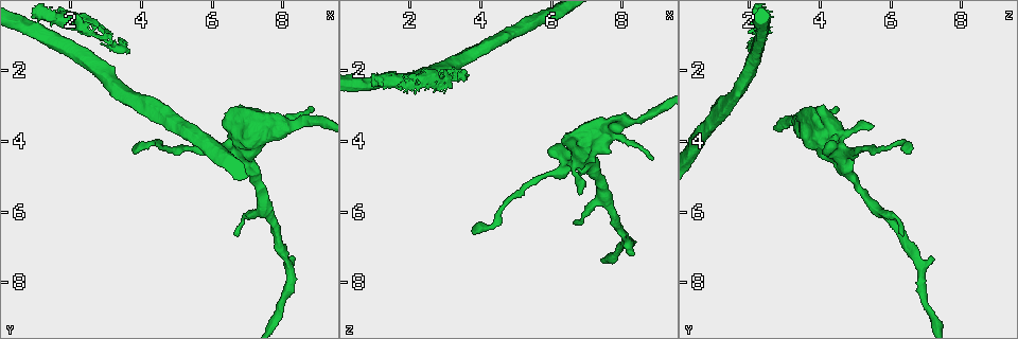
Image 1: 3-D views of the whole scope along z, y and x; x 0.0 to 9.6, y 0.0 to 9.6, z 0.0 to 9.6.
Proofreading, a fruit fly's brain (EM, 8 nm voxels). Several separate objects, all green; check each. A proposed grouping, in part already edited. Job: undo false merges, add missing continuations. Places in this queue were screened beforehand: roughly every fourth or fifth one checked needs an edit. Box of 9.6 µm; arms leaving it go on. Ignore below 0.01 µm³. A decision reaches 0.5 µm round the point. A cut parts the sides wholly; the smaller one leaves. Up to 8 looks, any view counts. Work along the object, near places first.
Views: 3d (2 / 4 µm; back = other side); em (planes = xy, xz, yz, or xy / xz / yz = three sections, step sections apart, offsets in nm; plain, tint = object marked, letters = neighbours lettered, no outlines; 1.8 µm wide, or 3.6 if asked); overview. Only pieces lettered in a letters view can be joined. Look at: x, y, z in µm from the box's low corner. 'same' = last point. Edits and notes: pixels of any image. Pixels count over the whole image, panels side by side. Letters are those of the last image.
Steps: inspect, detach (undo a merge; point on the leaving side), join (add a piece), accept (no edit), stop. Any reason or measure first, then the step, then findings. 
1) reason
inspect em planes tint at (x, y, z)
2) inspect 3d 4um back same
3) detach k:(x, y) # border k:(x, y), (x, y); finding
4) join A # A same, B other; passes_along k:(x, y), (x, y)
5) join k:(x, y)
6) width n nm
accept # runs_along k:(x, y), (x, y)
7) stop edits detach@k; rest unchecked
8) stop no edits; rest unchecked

an open end
inspect em planes tint at (6.80, 3.60, 5.40)

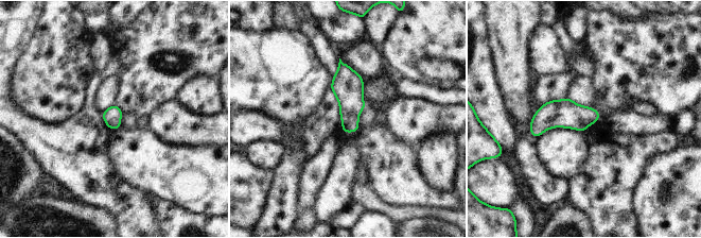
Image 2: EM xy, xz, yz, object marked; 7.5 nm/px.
inspect em planes letters same

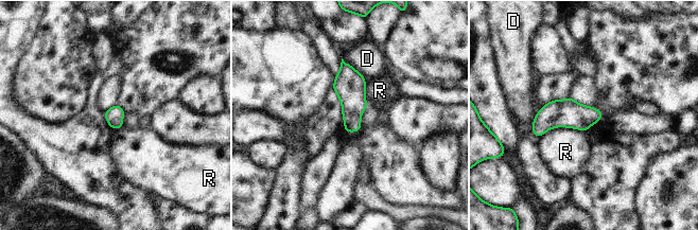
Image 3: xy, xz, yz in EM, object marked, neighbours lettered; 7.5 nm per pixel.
accept # D other, R other; border 3:(586, 130), (553, 127), (540, 138); none of them fits

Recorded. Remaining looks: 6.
end of a long branch
inspect em planes plain at (3.75, 4.40, 6.50)

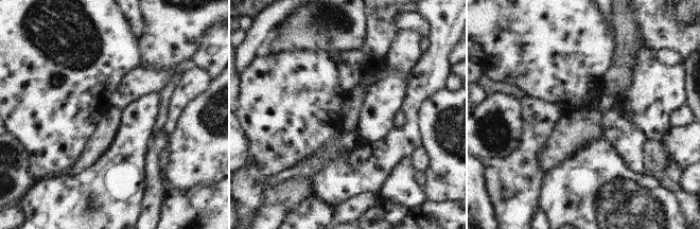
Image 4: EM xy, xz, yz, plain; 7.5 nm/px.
inspect em planes letters same

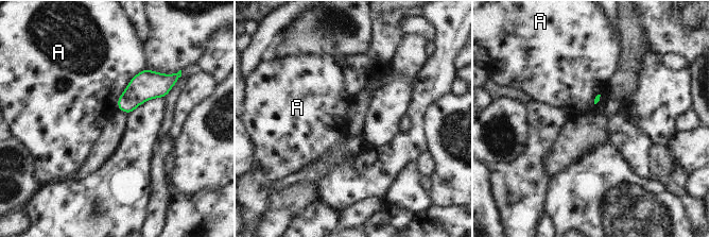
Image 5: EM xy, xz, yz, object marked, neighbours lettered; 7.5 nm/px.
accept # A other; border 5:(146, 68), (131, 80), (118, 109); no lettered piece goes on from it

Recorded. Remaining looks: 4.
an open end
inspect em xy step 4 tint at (8.85, 3.00, 4.60)

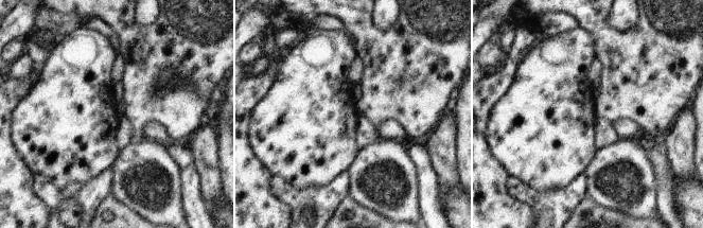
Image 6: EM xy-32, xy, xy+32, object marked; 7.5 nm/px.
inspect em planes tint same

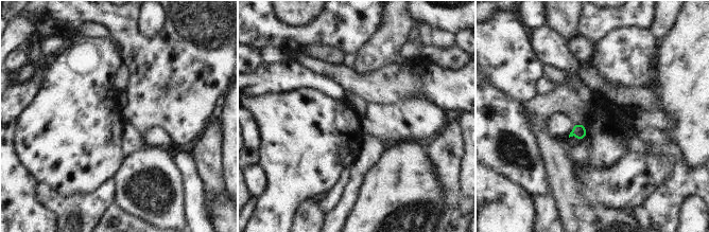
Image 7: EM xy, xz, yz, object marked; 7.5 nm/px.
see the neighbours
inspect em planes letters same

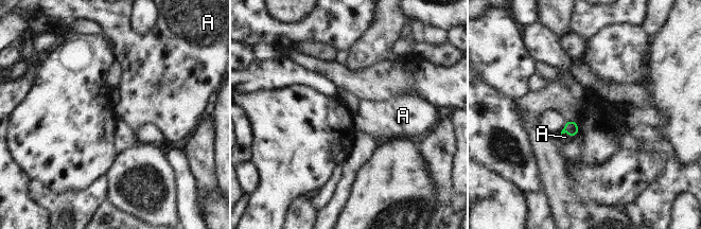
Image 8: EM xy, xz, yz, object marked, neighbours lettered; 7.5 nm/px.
accept # A other; border 8:(561, 134), (567, 133), (572, 137); no lettered piece goes on from it

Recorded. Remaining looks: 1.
stop no edits; rest unchecked

